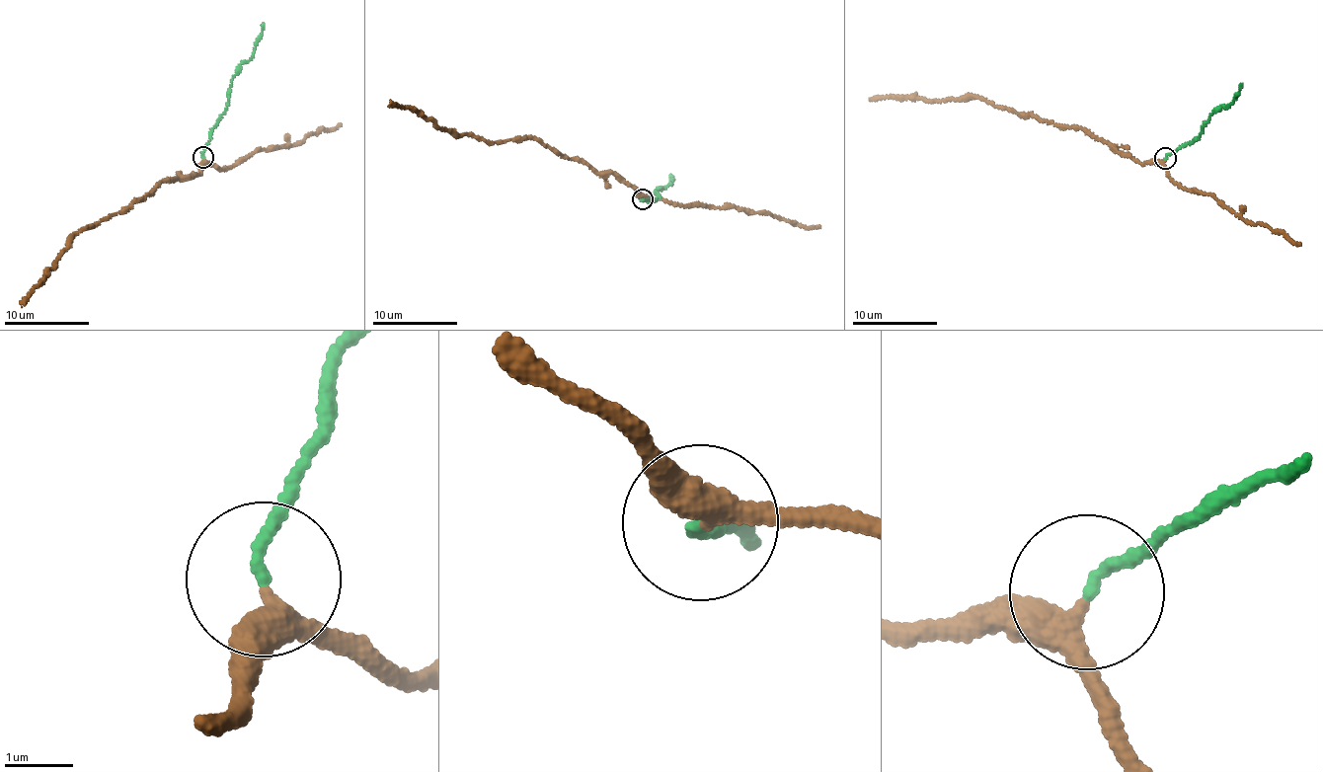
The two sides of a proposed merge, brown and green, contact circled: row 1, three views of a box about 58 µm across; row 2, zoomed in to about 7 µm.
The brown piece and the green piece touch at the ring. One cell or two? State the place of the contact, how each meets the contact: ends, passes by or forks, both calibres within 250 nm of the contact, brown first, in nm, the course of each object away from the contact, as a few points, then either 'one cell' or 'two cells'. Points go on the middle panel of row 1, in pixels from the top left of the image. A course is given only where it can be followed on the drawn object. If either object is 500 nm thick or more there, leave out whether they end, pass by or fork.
(643, 199) | brown passes by | green ends | 320/170 nm | brown via (642, 198), (611, 173), (599, 175), (531, 138), (486, 142), (466, 134), (455, 135), (408, 108), (390, 104) | green via (642, 198), (657, 199), (655, 192), (670, 185), (670, 176) | one cell

